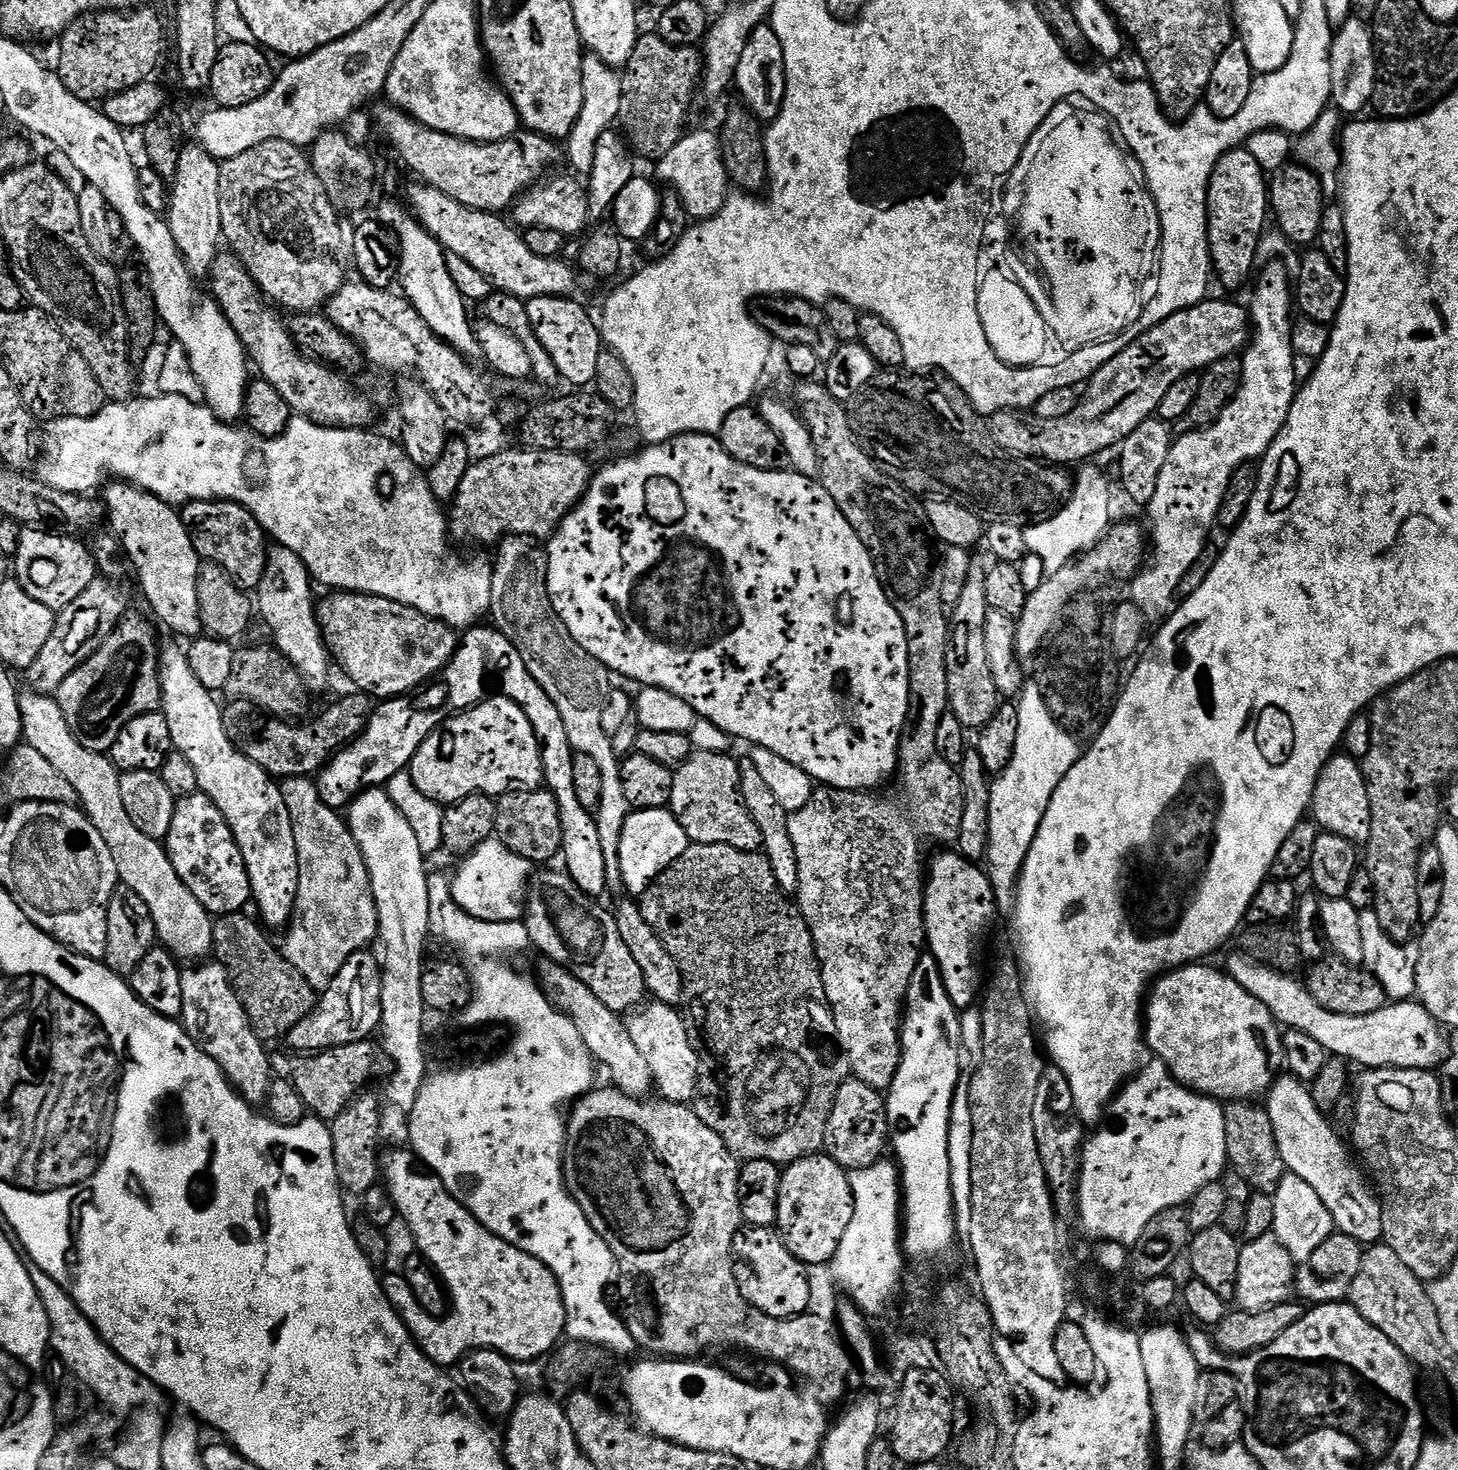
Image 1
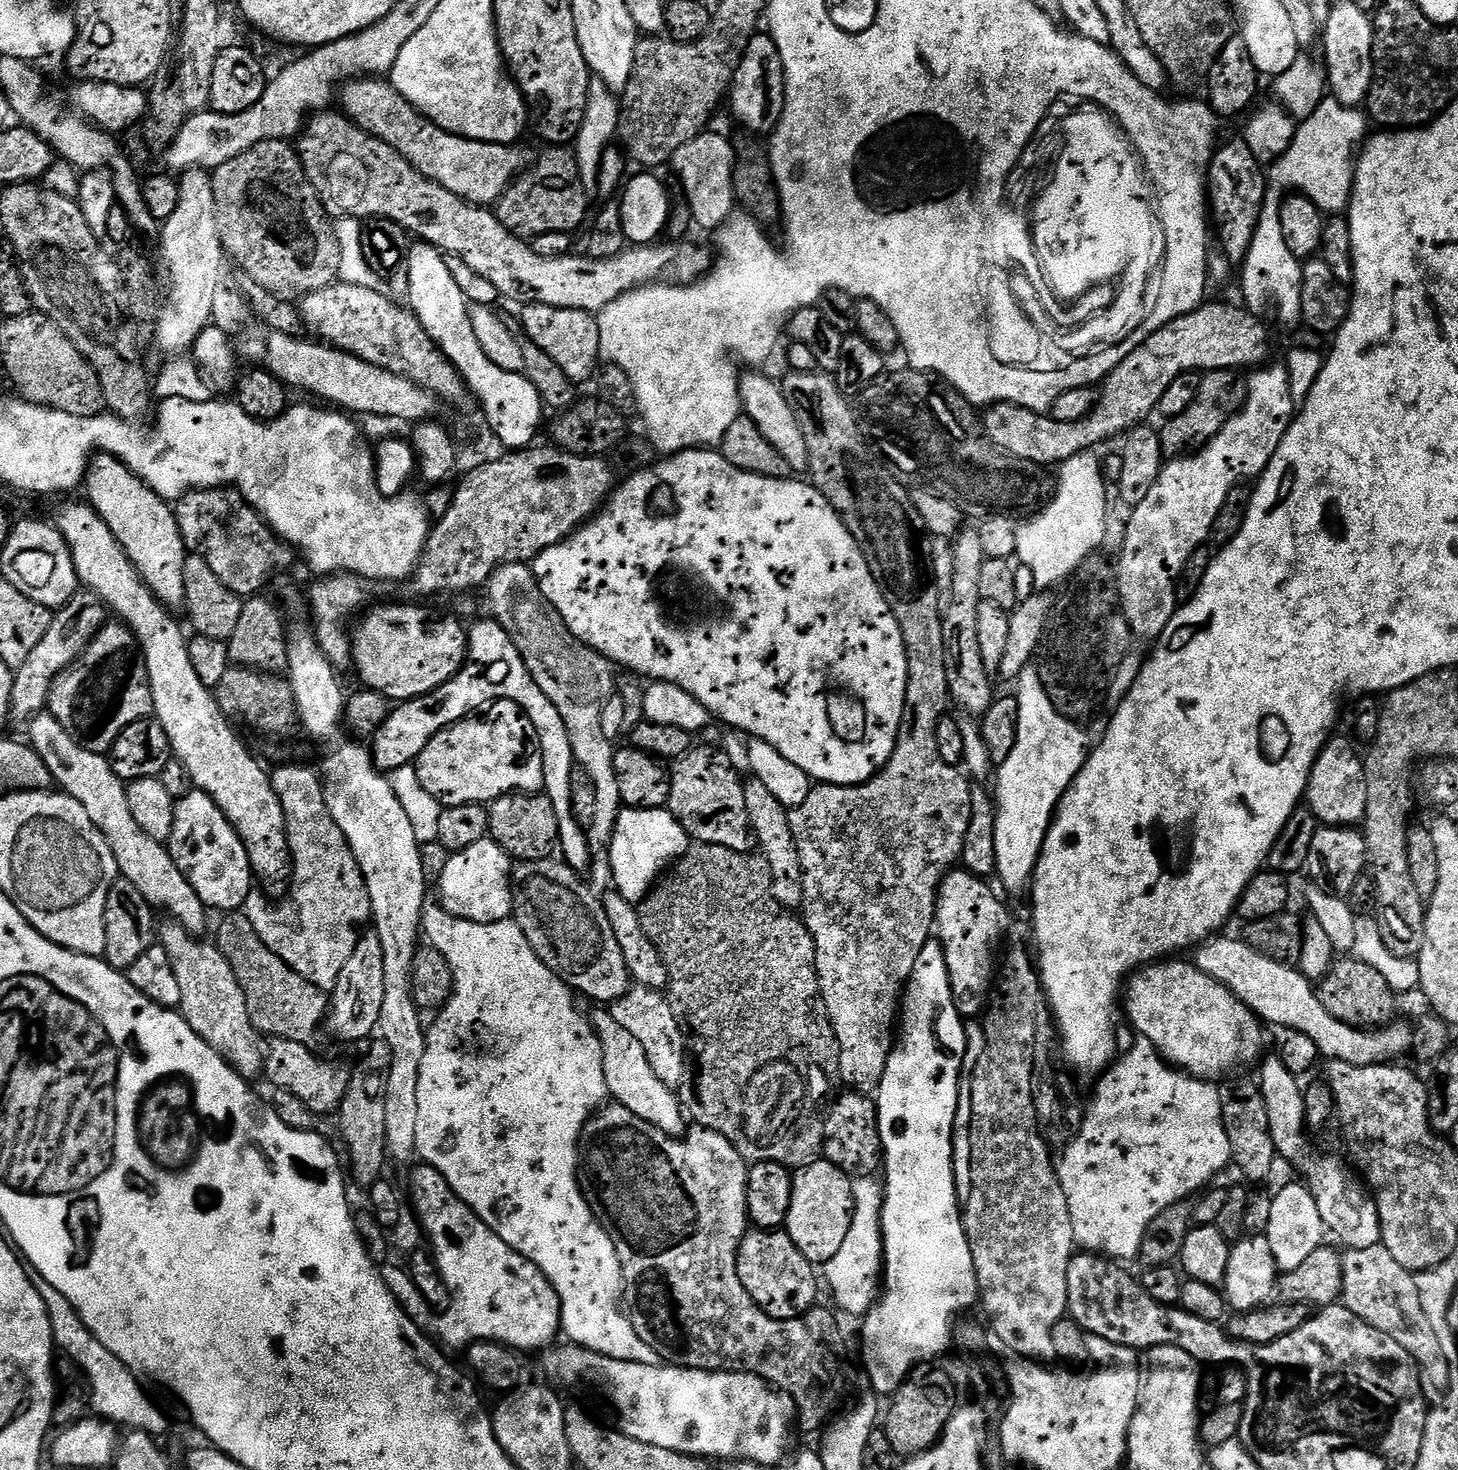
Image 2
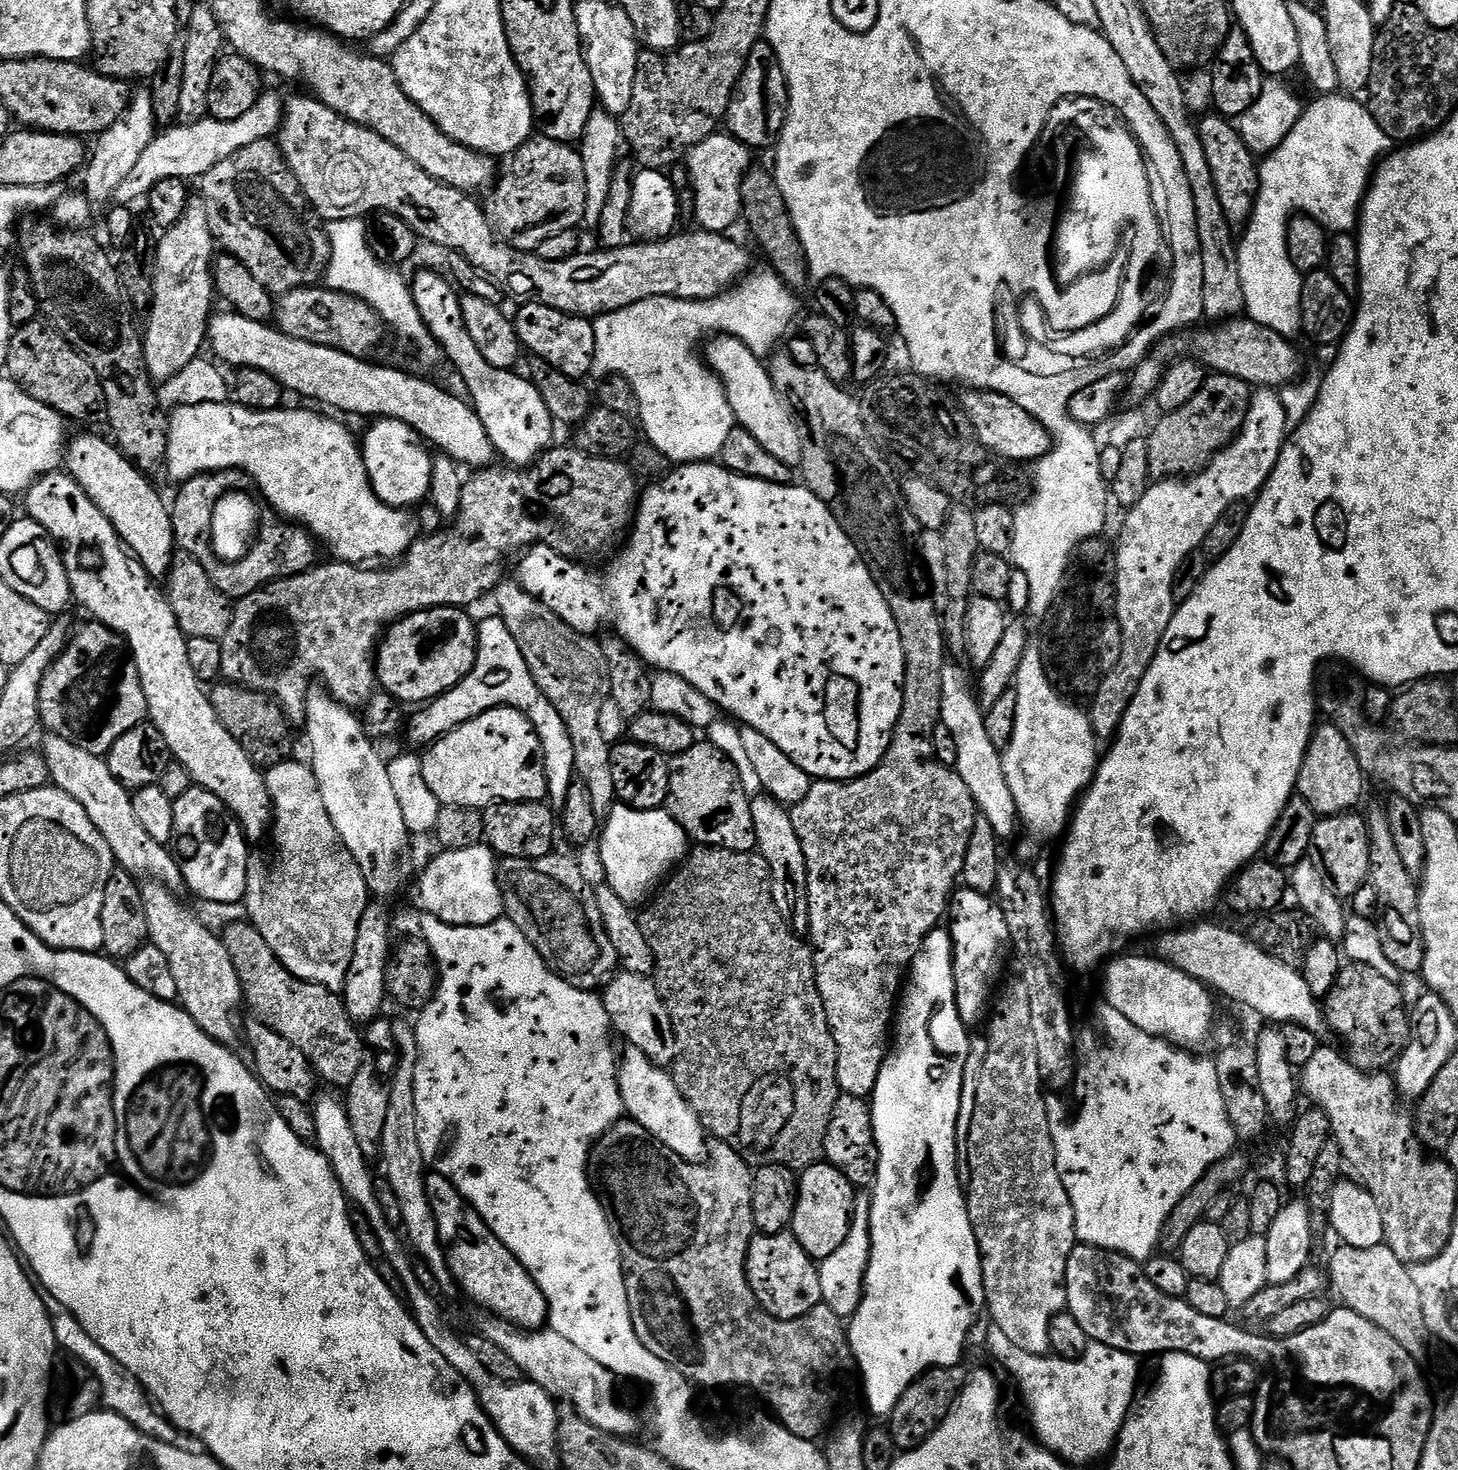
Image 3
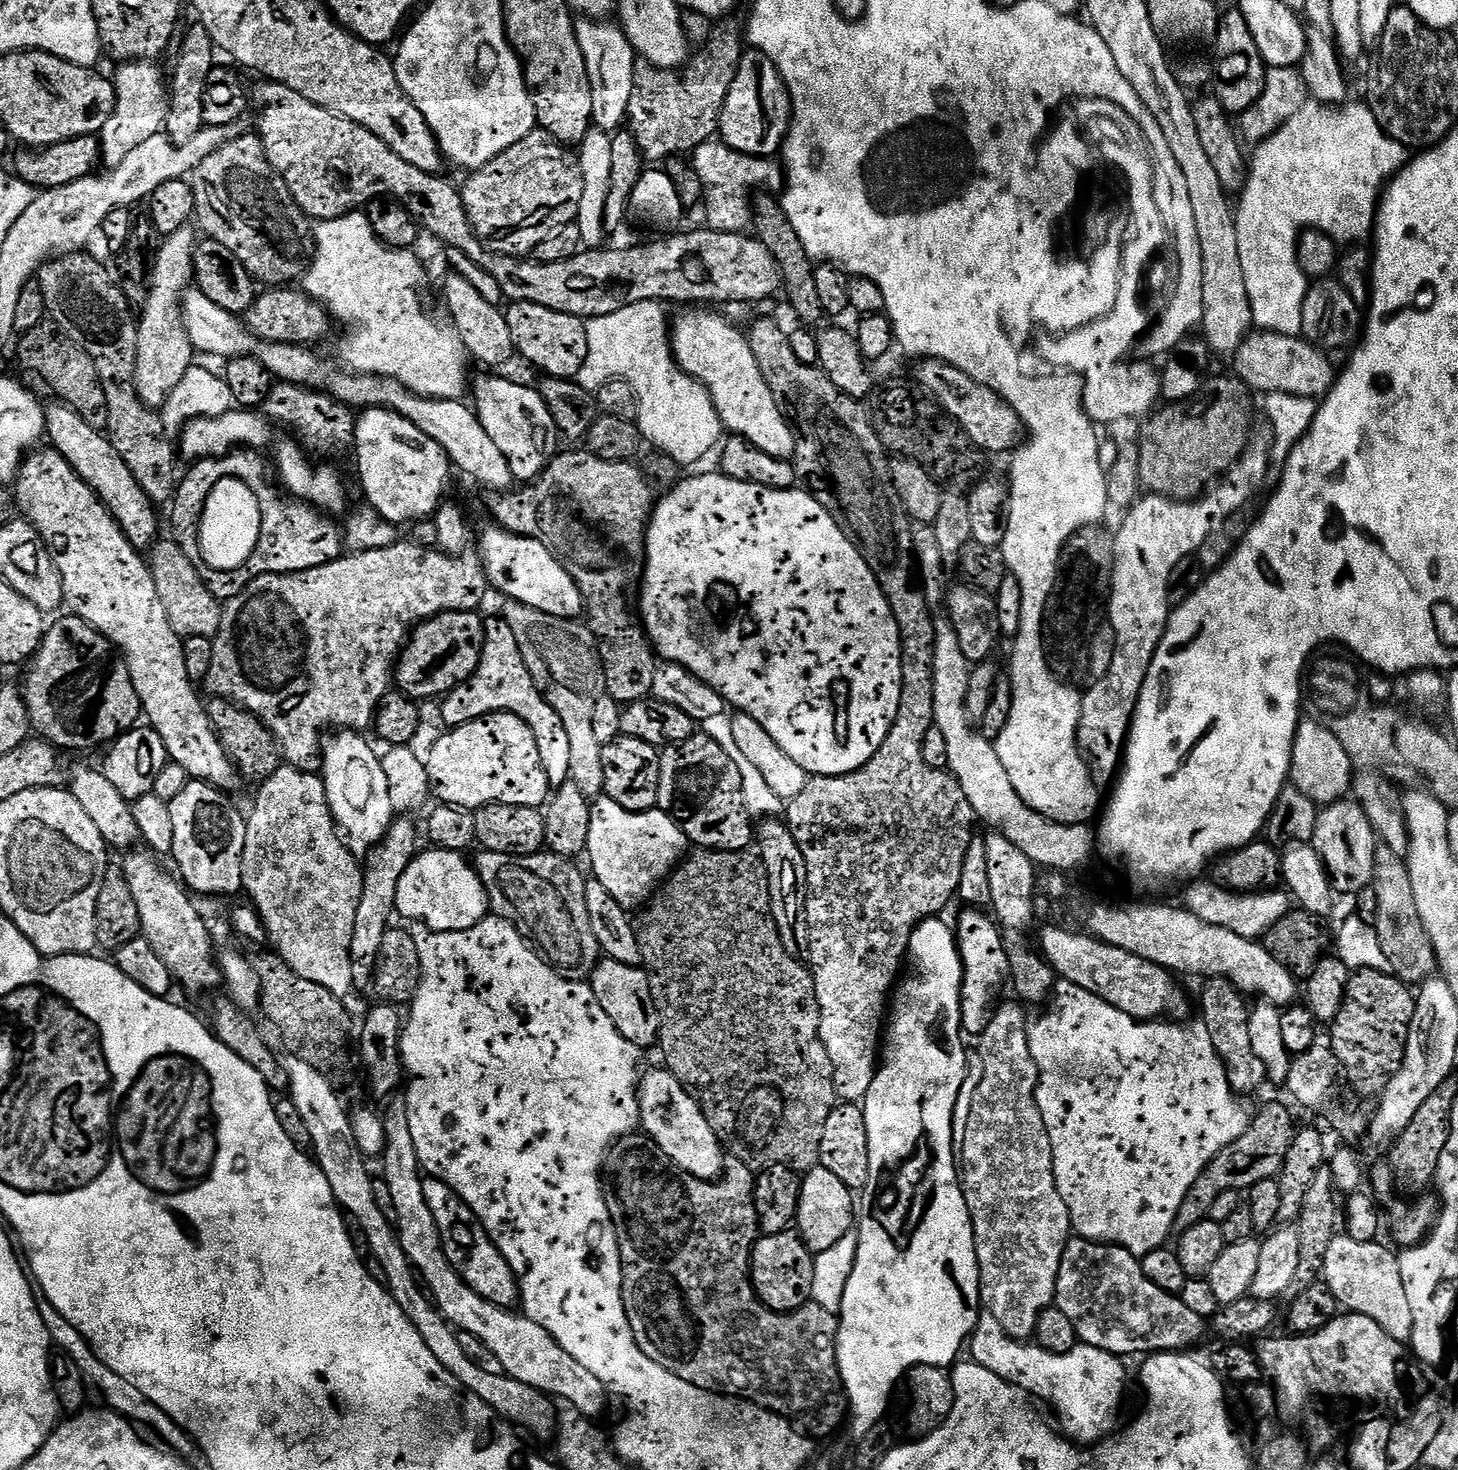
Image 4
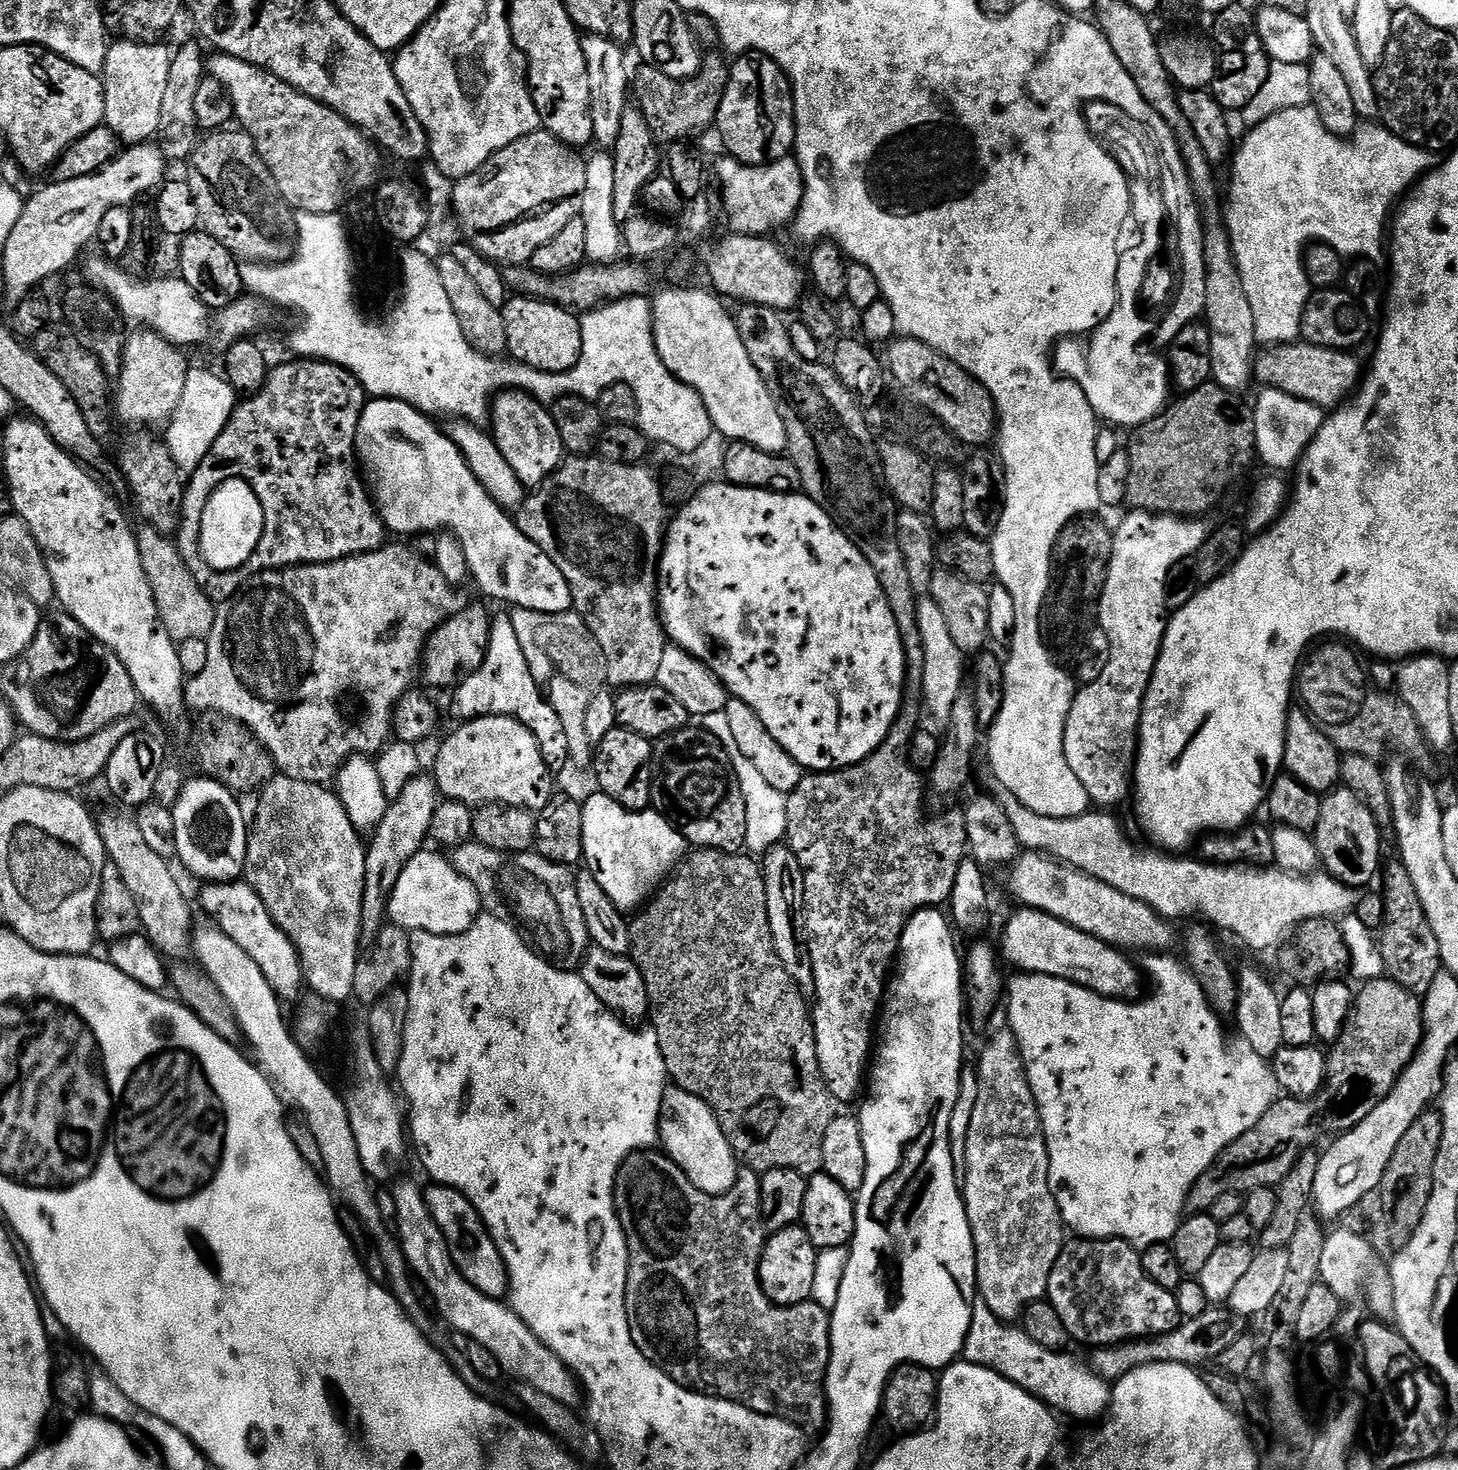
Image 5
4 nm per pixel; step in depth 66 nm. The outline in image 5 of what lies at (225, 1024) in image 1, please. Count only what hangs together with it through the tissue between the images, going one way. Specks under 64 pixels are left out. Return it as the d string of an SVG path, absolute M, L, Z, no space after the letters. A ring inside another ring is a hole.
M104 812L98 816L96 825L104 843L107 859L118 866L130 894L134 894L134 902L138 902L140 927L148 941L160 951L165 958L184 958L189 955L192 943L192 908L172 873L172 864L144 841L142 830L138 830L135 819L131 815L120 812Z

